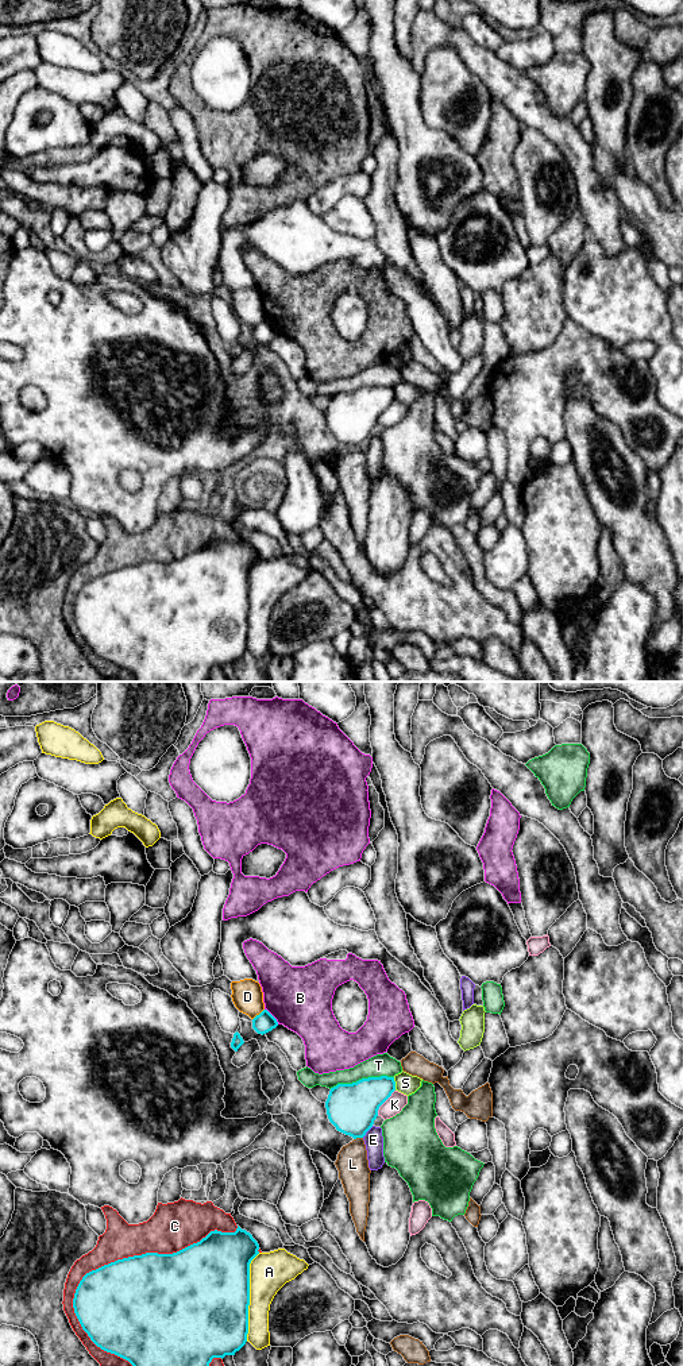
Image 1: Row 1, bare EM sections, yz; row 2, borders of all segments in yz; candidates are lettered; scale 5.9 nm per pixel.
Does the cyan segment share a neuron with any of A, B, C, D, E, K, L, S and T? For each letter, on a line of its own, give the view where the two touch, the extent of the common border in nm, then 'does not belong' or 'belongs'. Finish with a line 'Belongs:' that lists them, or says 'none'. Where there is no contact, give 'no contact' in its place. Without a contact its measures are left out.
A: yz | 550 nm | does not belong
B: yz | 130 nm | does not belong
C: yz | 1100 nm | does not belong
D: yz | 100 nm | does not belong
E: yz | 100 nm | does not belong
K: yz | 190 nm | does not belong
L: yz | 60 nm | does not belong
S: yz | 80 nm | does not belong
T: yz | 400 nm | does not belong
Belongs: none

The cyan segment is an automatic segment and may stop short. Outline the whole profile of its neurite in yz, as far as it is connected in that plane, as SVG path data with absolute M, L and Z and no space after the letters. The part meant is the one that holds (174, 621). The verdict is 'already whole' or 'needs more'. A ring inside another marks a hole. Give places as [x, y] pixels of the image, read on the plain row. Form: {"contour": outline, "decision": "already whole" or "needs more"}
{"contour": "M239 535L235 541L211 540L200 551L173 563L146 562L86 582L74 607L74 622L90 649L101 659L128 670L134 682L208 682L213 667L235 664L247 651L250 572L259 553Z", "decision": "already whole"}

